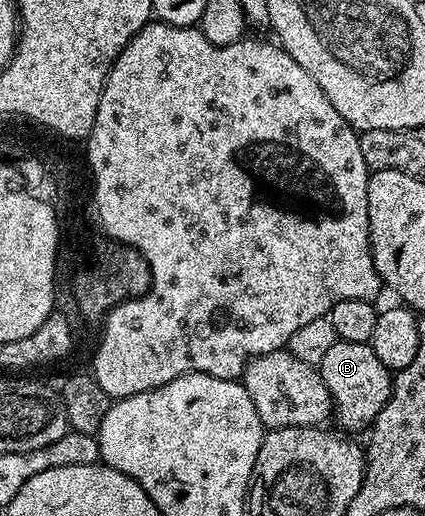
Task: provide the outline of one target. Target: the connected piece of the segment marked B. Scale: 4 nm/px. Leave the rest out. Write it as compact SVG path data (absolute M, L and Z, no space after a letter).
M334 342L324 355L320 373L332 399L333 417L338 417L339 424L346 430L365 431L373 427L378 414L389 400L392 389L391 371L380 364L373 348L364 342Z

